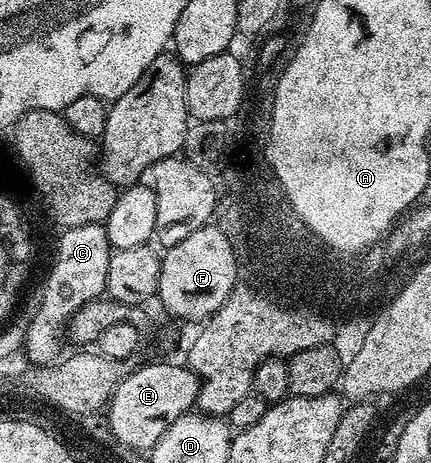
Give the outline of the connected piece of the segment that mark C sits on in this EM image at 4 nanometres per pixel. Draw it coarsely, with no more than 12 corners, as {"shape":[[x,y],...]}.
{"shape":[[104,224],[60,234],[25,329],[34,366],[62,356],[69,320],[105,293]]}

